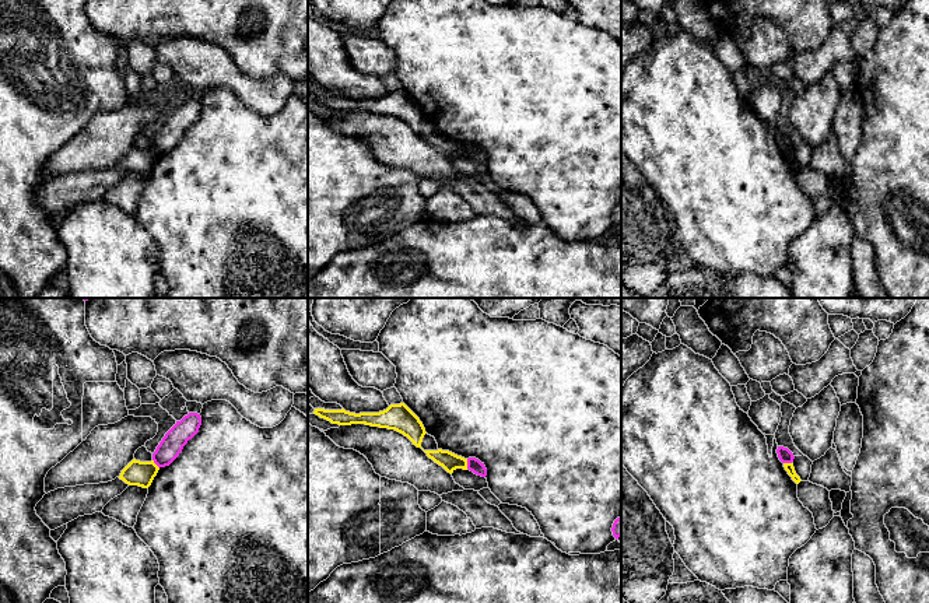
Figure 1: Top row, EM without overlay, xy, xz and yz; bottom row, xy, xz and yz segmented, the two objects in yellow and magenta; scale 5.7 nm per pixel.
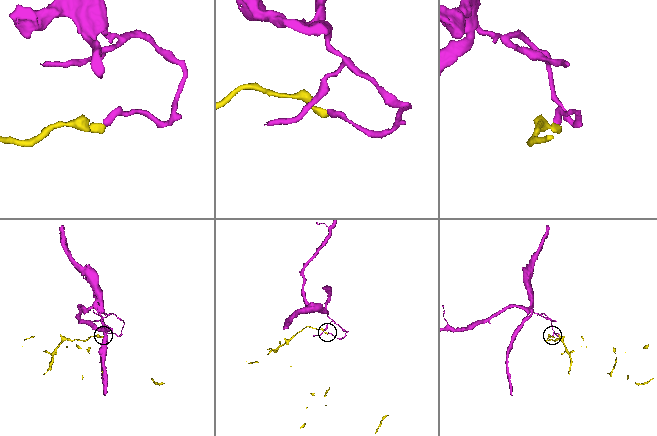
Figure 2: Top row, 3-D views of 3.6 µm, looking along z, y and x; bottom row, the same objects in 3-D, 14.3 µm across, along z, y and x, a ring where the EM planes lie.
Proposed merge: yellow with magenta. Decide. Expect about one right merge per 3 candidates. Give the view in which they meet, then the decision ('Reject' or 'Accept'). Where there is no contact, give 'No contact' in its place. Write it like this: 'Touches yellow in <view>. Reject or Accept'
Touches yellow in xz. Reject

